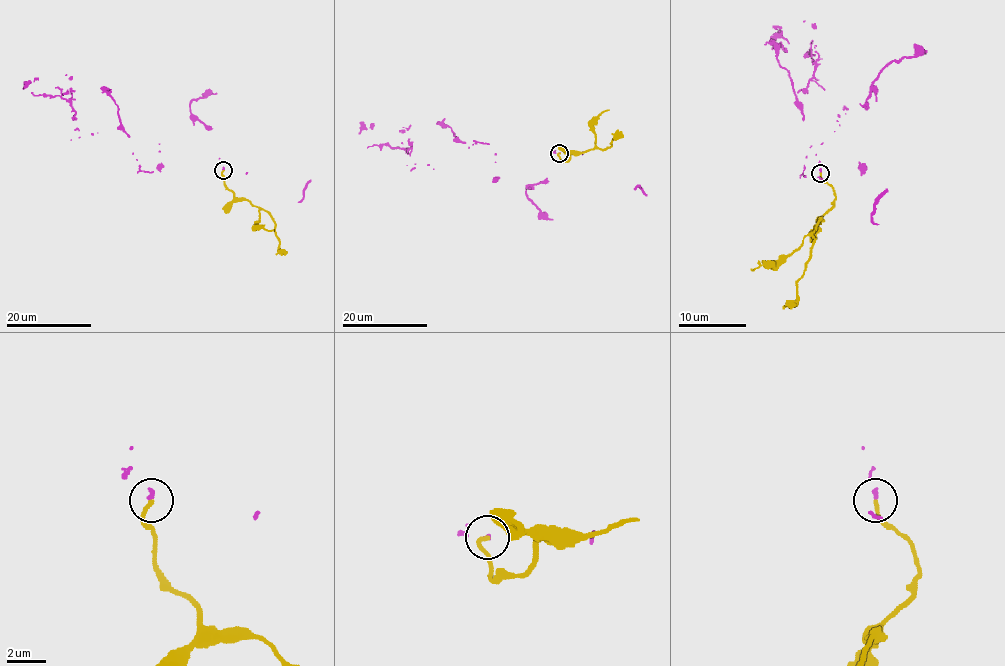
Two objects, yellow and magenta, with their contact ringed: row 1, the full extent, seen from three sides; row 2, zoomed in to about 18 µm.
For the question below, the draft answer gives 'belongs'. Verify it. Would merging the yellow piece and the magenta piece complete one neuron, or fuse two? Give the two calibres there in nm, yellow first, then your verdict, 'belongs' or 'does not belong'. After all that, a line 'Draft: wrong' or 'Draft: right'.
calibres 200 and 170 nm; does not belong
Draft: wrong

